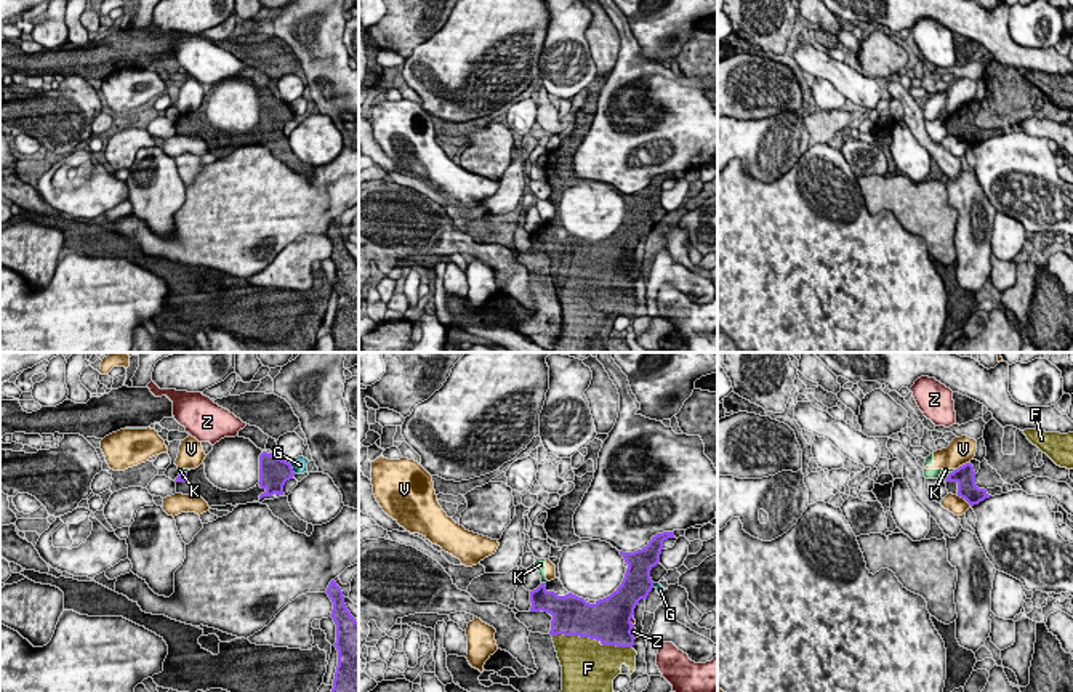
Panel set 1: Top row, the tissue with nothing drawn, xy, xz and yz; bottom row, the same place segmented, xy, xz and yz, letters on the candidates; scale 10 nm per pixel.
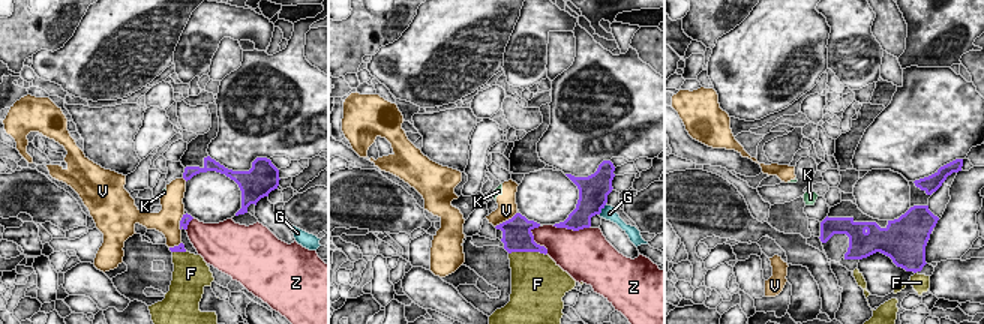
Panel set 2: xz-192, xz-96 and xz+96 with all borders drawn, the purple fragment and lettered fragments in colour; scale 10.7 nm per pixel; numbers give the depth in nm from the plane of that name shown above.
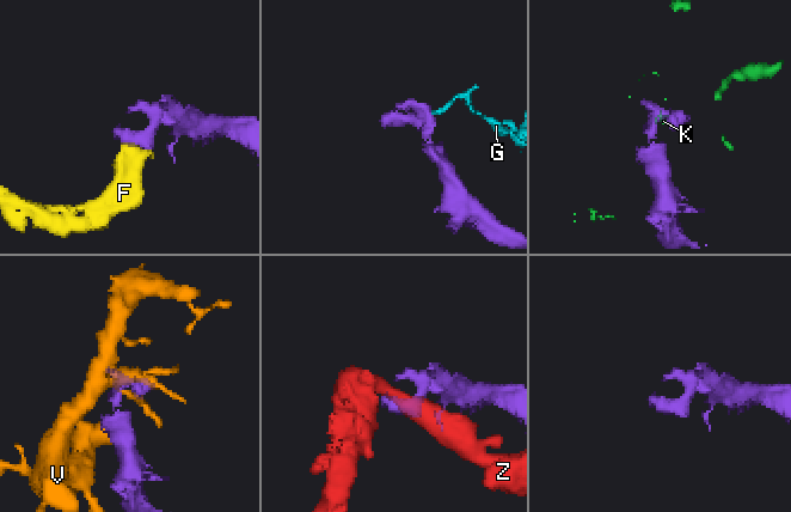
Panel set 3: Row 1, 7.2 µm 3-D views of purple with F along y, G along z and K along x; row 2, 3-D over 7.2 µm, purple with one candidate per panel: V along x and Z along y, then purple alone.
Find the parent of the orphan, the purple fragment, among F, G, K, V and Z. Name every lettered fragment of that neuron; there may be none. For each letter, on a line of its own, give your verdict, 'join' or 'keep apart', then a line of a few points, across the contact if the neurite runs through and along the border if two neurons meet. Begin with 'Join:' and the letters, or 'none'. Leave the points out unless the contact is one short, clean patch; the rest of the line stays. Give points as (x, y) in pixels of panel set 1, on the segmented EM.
Join: F
F: join
G: keep apart; line xy (290, 463), (295, 473)
K: keep apart; line xz (542, 582), (545, 583)
V: keep apart
Z: keep apart

